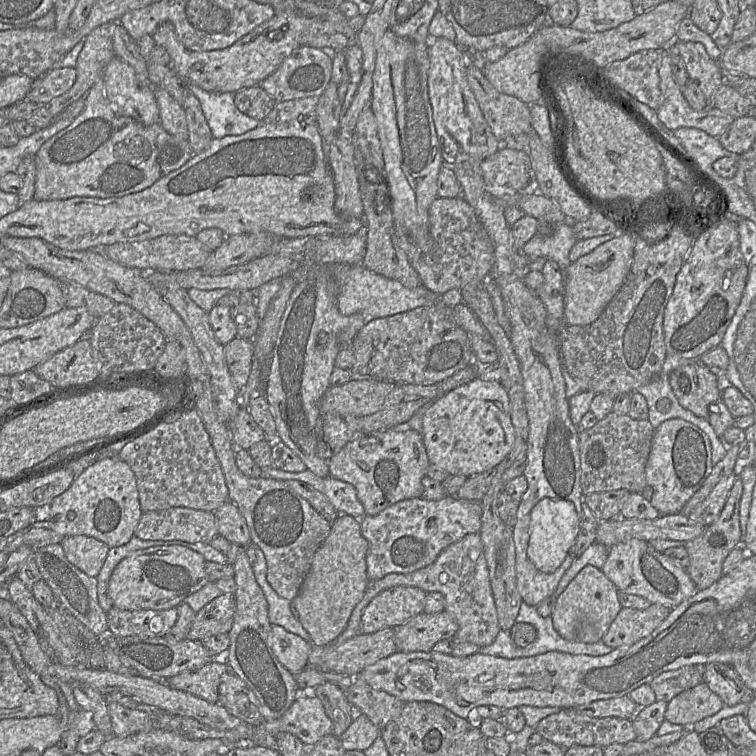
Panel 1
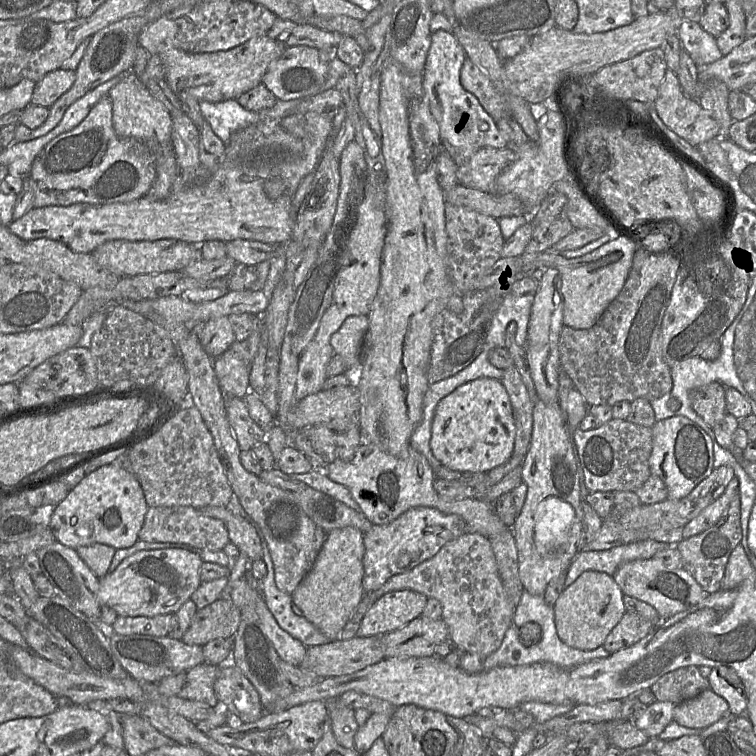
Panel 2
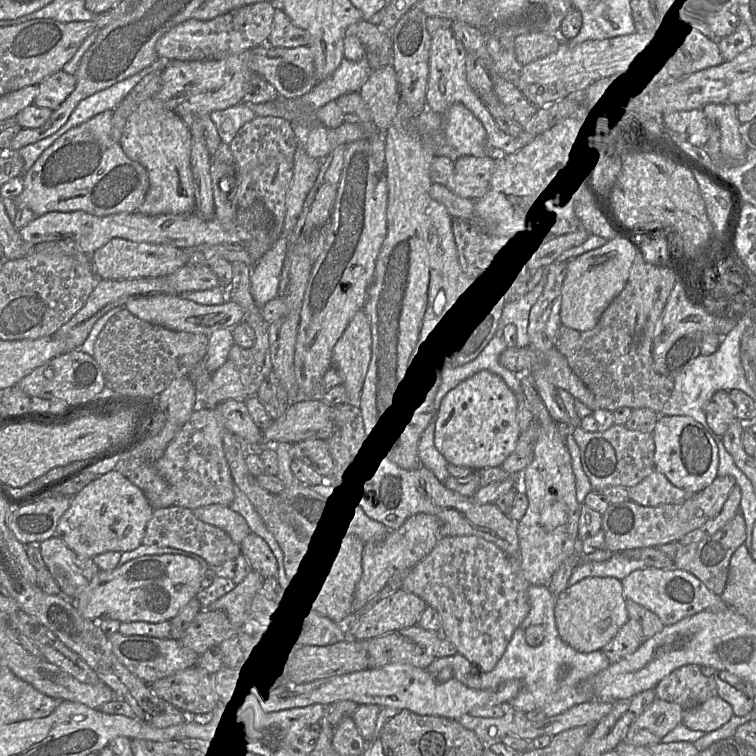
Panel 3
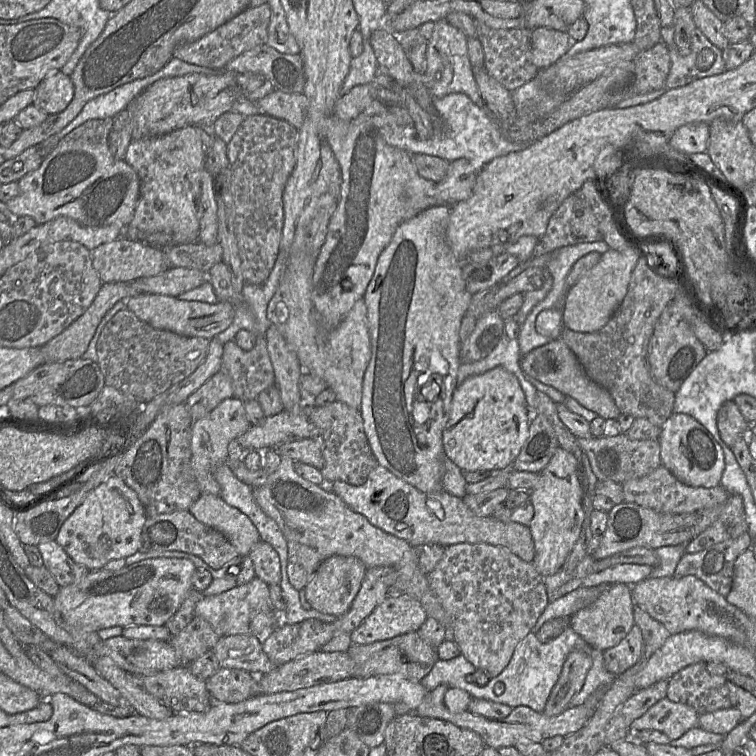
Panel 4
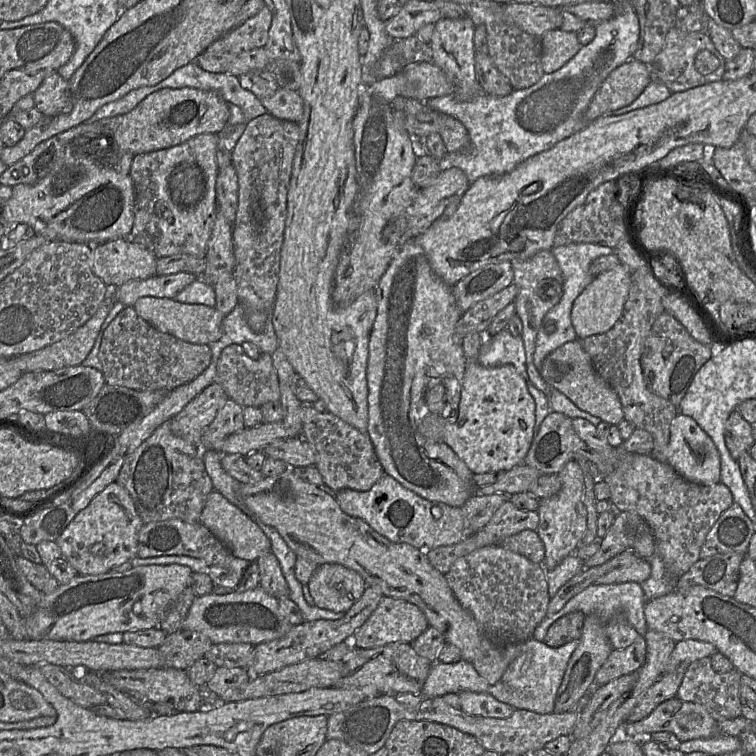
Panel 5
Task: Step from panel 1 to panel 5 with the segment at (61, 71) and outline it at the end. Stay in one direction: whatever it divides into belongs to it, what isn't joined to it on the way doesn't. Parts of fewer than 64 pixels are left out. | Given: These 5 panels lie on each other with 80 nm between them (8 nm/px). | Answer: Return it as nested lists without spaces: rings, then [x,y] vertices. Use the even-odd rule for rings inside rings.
[[[58,71],[47,75],[32,95],[34,107],[44,116],[55,116],[70,110],[69,81]]]

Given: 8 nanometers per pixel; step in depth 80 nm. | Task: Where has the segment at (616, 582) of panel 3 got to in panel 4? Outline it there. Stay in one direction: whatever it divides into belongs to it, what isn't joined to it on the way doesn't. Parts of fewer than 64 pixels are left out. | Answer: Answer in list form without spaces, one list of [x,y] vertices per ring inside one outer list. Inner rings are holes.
[[[624,583],[607,585],[594,603],[570,617],[570,628],[592,648],[602,651],[618,645],[634,624],[631,586]]]

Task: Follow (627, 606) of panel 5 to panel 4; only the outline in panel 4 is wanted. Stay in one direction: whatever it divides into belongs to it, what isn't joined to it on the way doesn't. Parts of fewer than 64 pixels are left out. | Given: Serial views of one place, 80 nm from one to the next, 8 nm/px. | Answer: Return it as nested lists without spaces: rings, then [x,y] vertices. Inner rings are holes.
[[[606,586],[580,587],[559,599],[551,600],[531,632],[536,635],[545,622],[558,617],[571,617],[588,607],[597,600]]]

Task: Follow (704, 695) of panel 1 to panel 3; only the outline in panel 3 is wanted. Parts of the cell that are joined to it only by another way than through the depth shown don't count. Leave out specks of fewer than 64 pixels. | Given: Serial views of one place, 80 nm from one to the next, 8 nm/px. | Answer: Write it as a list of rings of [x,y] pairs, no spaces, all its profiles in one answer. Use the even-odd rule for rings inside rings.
[[[717,695],[700,705],[684,709],[682,724],[692,730],[707,733],[720,728],[733,715],[732,706]]]

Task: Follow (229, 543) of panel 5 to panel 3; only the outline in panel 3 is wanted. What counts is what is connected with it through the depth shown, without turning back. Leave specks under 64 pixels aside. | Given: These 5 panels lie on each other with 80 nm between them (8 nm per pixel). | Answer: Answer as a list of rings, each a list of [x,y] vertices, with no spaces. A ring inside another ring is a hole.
[[[210,504],[195,508],[192,512],[197,519],[225,531],[235,544],[240,545],[251,532],[246,520],[229,506]]]

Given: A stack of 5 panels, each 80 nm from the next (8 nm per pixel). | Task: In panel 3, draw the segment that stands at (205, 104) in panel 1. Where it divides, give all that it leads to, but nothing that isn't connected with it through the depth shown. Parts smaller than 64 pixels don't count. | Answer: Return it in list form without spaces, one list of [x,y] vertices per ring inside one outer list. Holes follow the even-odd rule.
[[[238,103],[224,110],[212,111],[208,117],[224,144],[229,144],[238,129],[257,115],[246,104]]]

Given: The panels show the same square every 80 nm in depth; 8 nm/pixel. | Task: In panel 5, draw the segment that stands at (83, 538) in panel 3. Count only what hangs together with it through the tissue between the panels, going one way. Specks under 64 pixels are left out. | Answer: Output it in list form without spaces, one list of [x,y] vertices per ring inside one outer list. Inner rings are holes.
[[[114,481],[74,517],[56,543],[79,575],[104,574],[138,556],[138,534],[143,524],[128,491]]]

